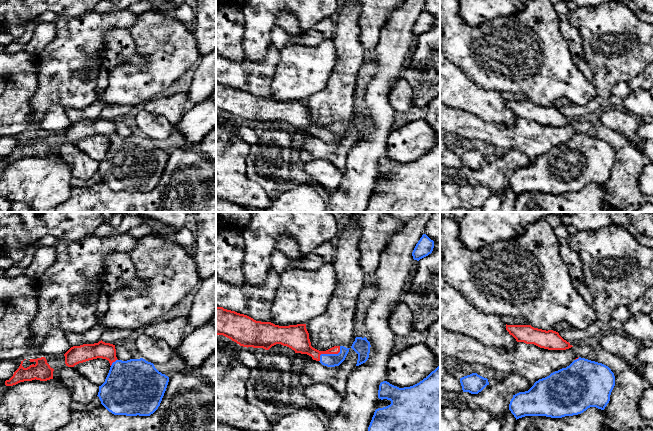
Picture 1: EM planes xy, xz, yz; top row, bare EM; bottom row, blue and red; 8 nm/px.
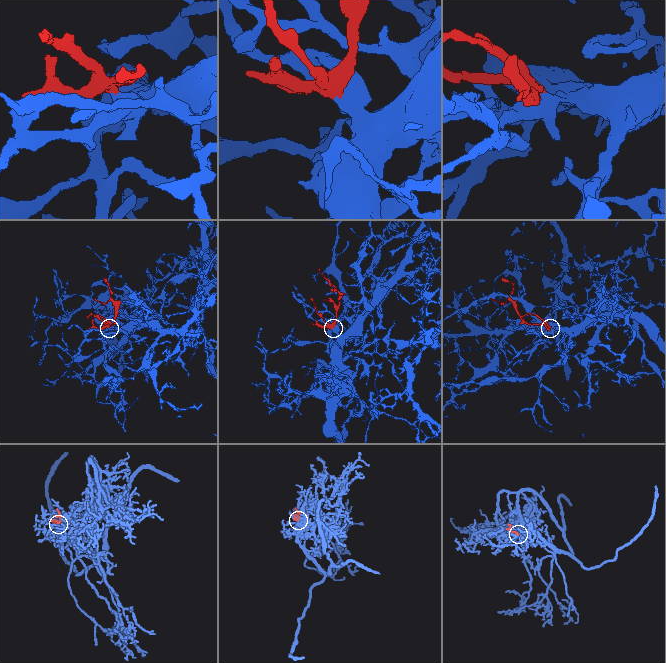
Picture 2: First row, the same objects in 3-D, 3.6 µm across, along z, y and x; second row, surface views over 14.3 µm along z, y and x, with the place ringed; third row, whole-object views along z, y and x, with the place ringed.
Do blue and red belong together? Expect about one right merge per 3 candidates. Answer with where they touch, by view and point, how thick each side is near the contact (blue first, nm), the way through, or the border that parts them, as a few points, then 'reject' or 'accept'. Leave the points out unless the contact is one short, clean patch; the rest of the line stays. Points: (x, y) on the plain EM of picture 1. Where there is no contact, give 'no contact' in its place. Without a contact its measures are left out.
meets blue in xz at (329, 130); 110 nm thick on the blue side, 160 nm on the other; runs through xz (330, 136), (329, 130), (315, 130), (300, 119); accept

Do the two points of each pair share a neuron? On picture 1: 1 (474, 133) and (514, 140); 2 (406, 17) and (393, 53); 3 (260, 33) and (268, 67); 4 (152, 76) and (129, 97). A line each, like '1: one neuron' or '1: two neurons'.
1: one neuron
2: one neuron
3: two neurons
4: one neuron

